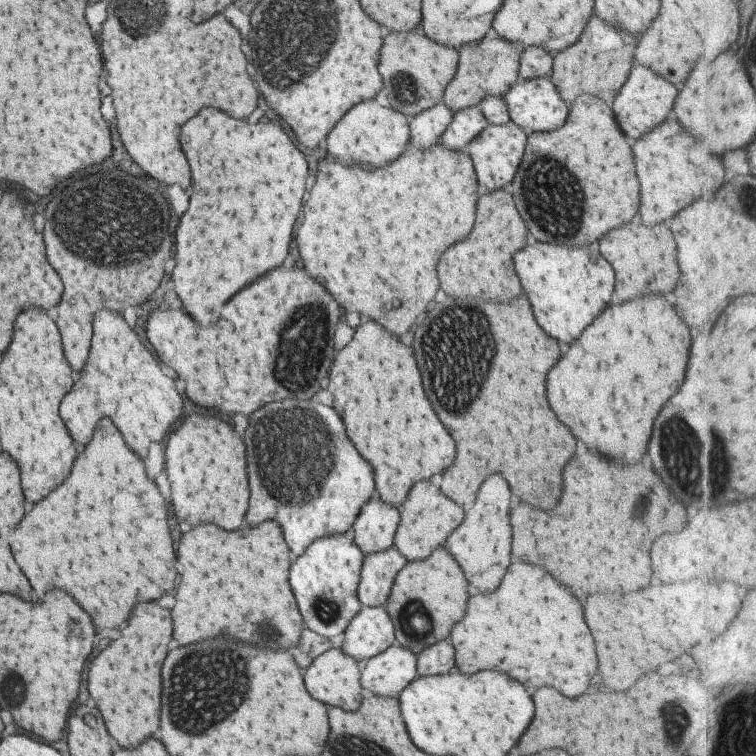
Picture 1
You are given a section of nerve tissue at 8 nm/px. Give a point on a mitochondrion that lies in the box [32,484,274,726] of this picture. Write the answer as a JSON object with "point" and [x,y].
{"point":[75,622]}

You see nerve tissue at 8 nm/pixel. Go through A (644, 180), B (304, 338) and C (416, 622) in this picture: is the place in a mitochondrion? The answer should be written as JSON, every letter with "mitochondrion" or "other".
{"A":"other","B":"mitochondrion","C":"mitochondrion"}

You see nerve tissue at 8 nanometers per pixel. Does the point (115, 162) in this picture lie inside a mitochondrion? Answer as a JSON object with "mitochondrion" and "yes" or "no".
{"mitochondrion":"yes"}

